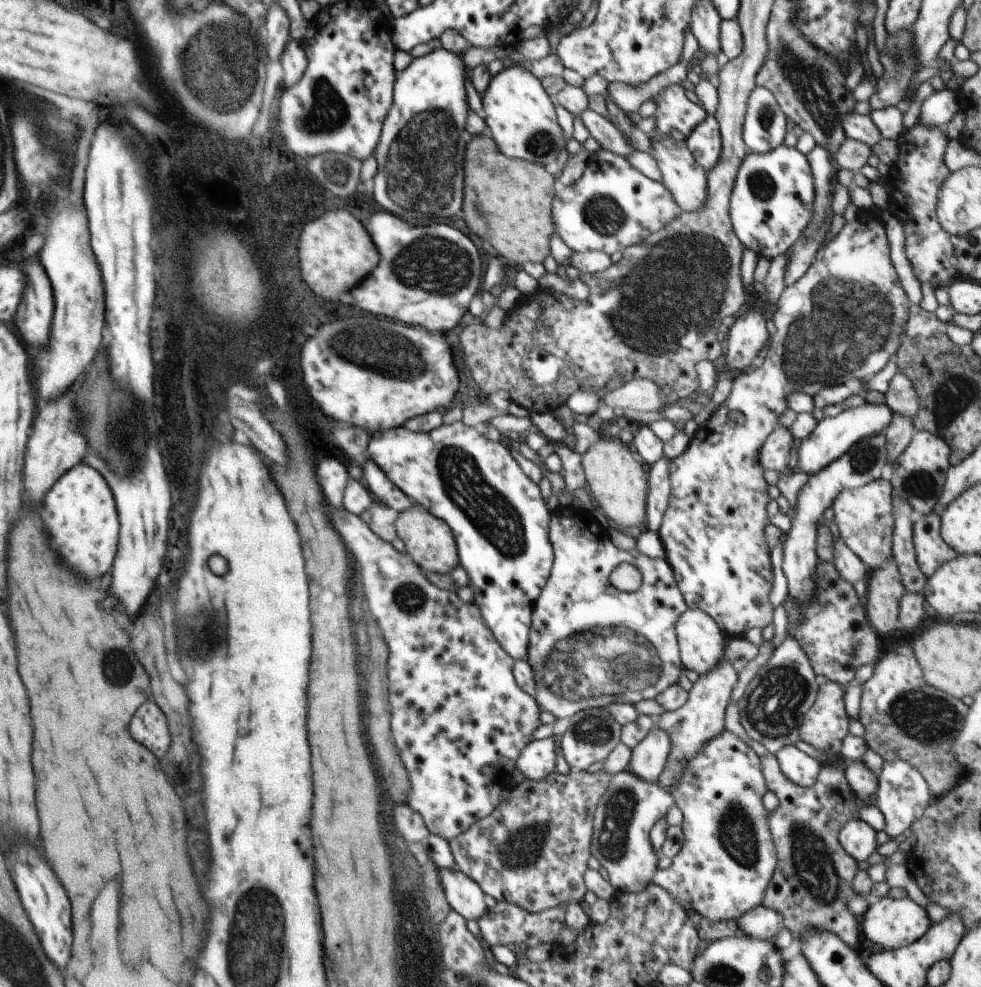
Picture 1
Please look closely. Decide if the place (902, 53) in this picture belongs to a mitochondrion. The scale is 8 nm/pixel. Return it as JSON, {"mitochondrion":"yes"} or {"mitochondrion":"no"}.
{"mitochondrion":"yes"}

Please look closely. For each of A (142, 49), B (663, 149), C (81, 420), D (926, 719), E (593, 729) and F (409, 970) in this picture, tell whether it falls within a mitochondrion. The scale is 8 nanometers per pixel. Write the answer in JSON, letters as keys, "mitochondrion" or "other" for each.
{"A":"other","B":"other","C":"other","D":"mitochondrion","E":"mitochondrion","F":"other"}

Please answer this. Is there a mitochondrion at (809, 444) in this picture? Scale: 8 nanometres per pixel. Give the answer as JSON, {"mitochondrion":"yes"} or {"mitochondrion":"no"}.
{"mitochondrion":"no"}

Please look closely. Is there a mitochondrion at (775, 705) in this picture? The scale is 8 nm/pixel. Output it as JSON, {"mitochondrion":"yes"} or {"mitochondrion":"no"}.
{"mitochondrion":"yes"}

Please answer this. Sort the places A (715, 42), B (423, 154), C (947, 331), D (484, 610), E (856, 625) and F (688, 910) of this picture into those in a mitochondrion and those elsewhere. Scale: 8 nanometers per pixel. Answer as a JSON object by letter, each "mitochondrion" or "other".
{"A":"other","B":"mitochondrion","C":"other","D":"other","E":"other","F":"other"}

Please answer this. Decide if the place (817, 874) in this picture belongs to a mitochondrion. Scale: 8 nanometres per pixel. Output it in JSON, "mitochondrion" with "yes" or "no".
{"mitochondrion":"yes"}

